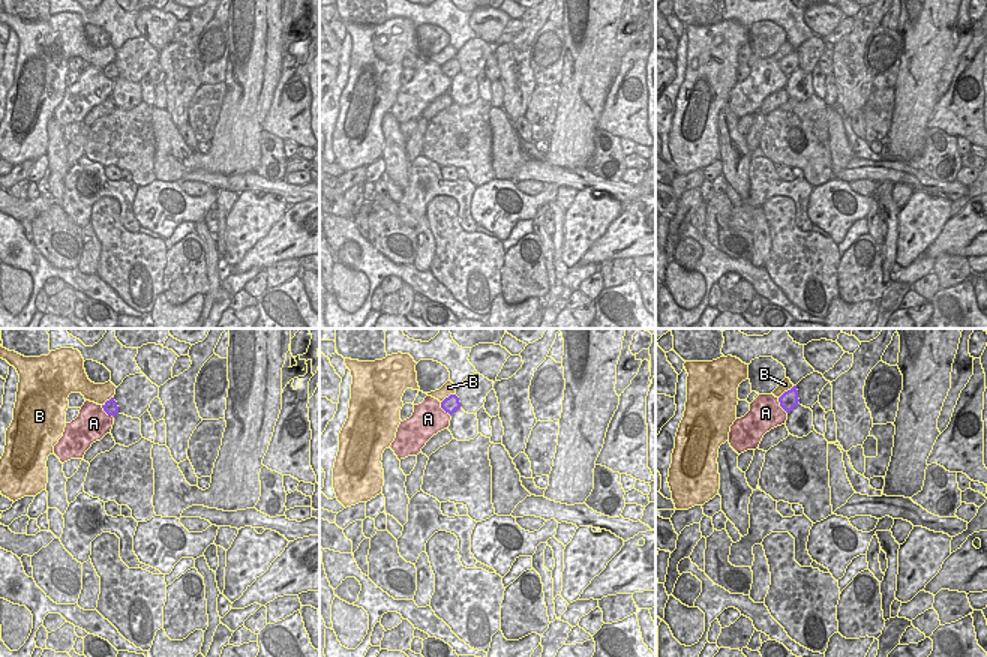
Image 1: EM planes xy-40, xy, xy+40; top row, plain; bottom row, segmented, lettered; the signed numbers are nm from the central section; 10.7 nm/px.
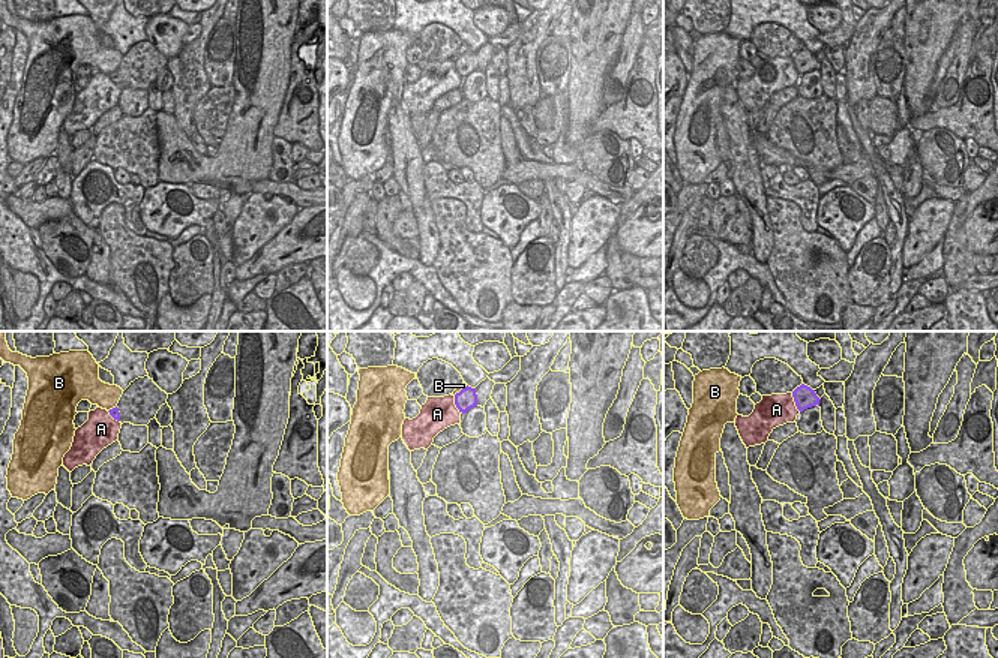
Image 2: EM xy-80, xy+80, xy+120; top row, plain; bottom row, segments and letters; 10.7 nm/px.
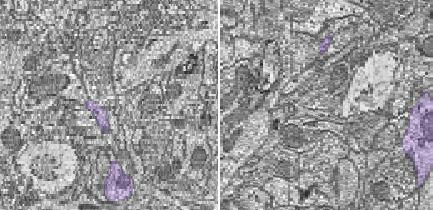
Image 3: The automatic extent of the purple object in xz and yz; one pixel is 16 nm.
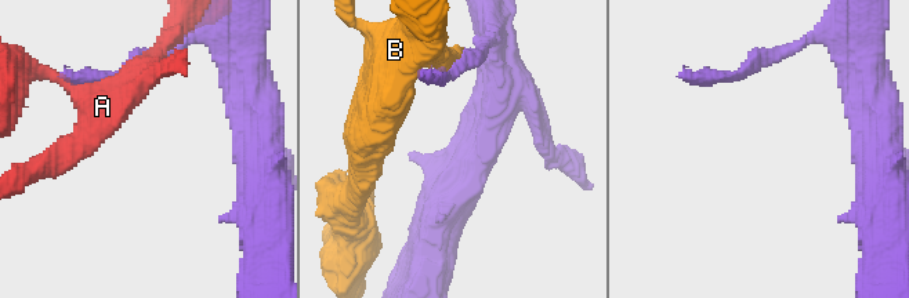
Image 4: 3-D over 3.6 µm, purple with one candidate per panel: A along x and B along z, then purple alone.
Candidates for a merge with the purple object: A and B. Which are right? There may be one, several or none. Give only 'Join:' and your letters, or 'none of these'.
Join: A

